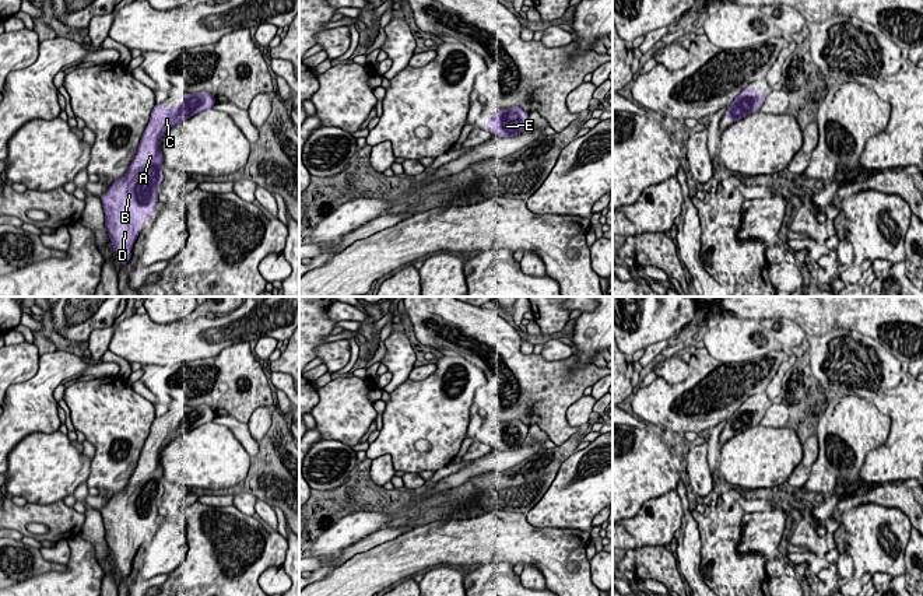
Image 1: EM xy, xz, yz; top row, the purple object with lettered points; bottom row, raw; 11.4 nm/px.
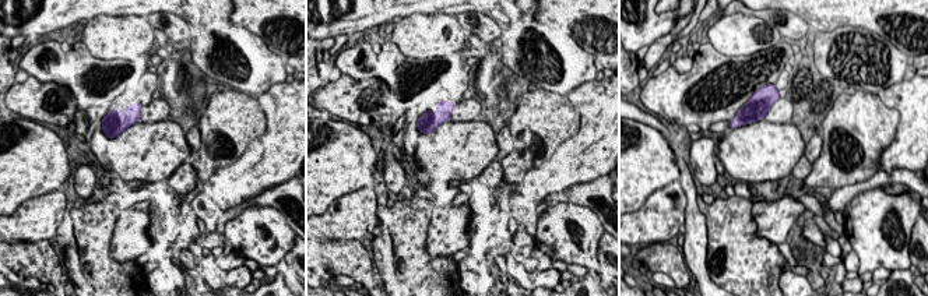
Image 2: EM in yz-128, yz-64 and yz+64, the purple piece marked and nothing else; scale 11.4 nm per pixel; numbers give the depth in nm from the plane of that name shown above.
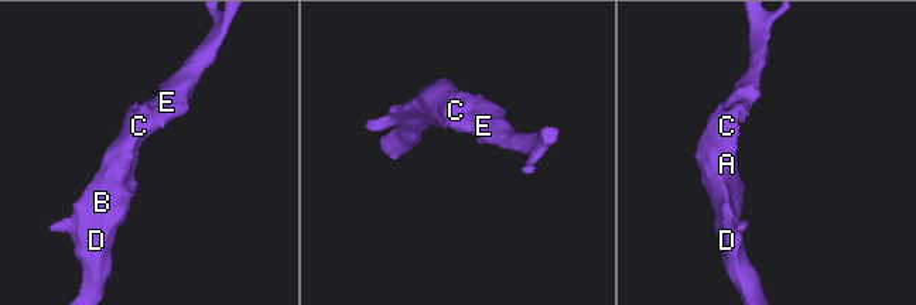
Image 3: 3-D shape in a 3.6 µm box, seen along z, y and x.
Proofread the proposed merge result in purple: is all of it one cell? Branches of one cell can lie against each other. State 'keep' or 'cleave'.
keep

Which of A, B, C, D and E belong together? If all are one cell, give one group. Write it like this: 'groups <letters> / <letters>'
groups A B C D E

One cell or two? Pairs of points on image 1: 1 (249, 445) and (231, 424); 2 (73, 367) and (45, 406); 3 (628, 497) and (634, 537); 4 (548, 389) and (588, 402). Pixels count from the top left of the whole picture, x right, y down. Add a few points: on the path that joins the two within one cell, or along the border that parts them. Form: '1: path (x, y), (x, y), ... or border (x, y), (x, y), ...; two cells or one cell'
1: path (245, 440), (237, 430); one cell
2: path (62, 370), (45, 386), (45, 395); one cell
3: border (659, 495), (650, 497), (627, 519); two cells
4: border (582, 395), (567, 412), (567, 423), (571, 427); two cells

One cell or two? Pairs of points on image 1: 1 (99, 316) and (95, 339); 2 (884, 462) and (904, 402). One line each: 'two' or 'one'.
1: two
2: one

